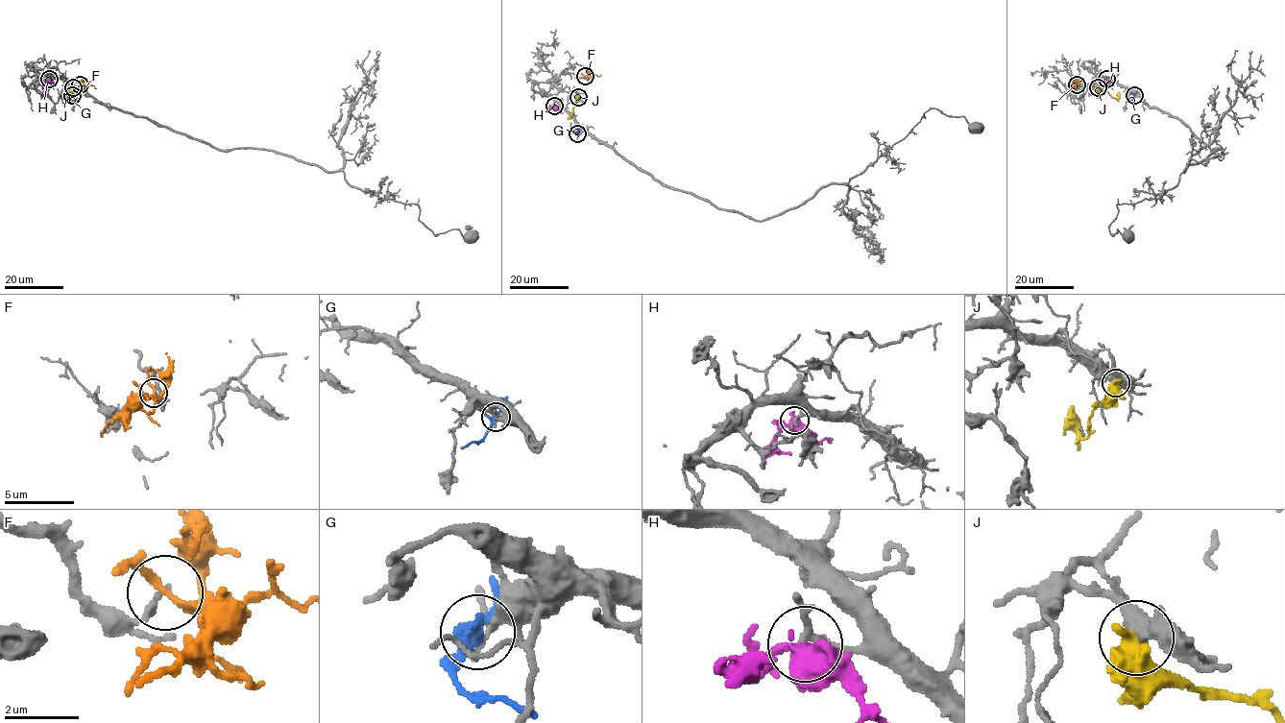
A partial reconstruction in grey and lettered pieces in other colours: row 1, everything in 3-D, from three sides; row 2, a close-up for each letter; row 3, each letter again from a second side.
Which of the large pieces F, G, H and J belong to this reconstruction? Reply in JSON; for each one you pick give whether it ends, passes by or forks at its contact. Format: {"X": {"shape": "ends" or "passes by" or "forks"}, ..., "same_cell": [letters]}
{"H": {"shape": "forks"}, "same_cell": ["H"]}

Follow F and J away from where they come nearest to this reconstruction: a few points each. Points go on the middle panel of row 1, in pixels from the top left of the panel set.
F: (585, 76), (601, 74)
J: (578, 96), (569, 118)

